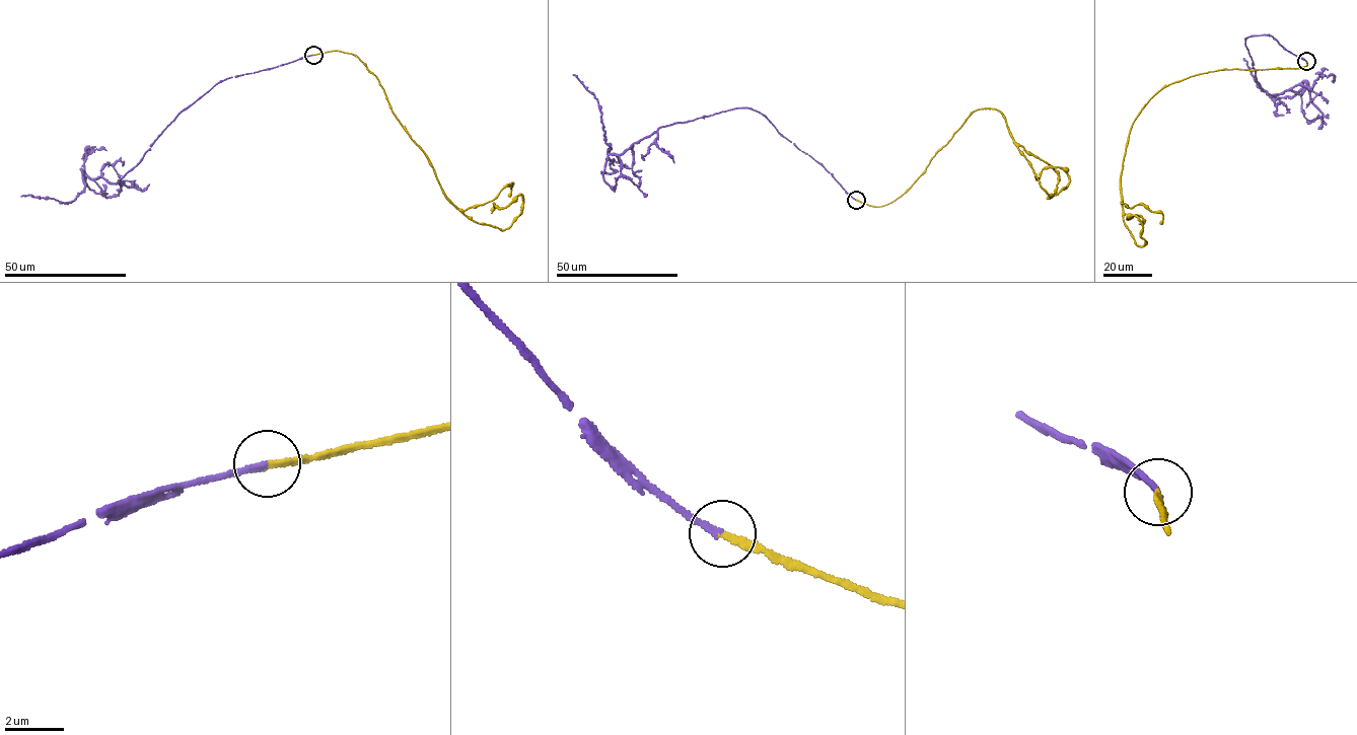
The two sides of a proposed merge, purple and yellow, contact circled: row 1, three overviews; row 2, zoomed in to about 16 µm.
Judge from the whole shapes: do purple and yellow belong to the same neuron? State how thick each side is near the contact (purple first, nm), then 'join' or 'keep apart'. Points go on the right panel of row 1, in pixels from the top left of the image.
200/200 nm | join

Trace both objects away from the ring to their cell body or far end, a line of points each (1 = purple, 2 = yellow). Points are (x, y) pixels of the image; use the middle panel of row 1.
1: (857, 200), (765, 116), (747, 107), (660, 128), (620, 154), (609, 152), (596, 98), (573, 74)
2: (857, 200), (891, 203), (982, 108), (1002, 116), (1044, 190), (1056, 195), (1069, 180), (1058, 167), (1036, 174)

